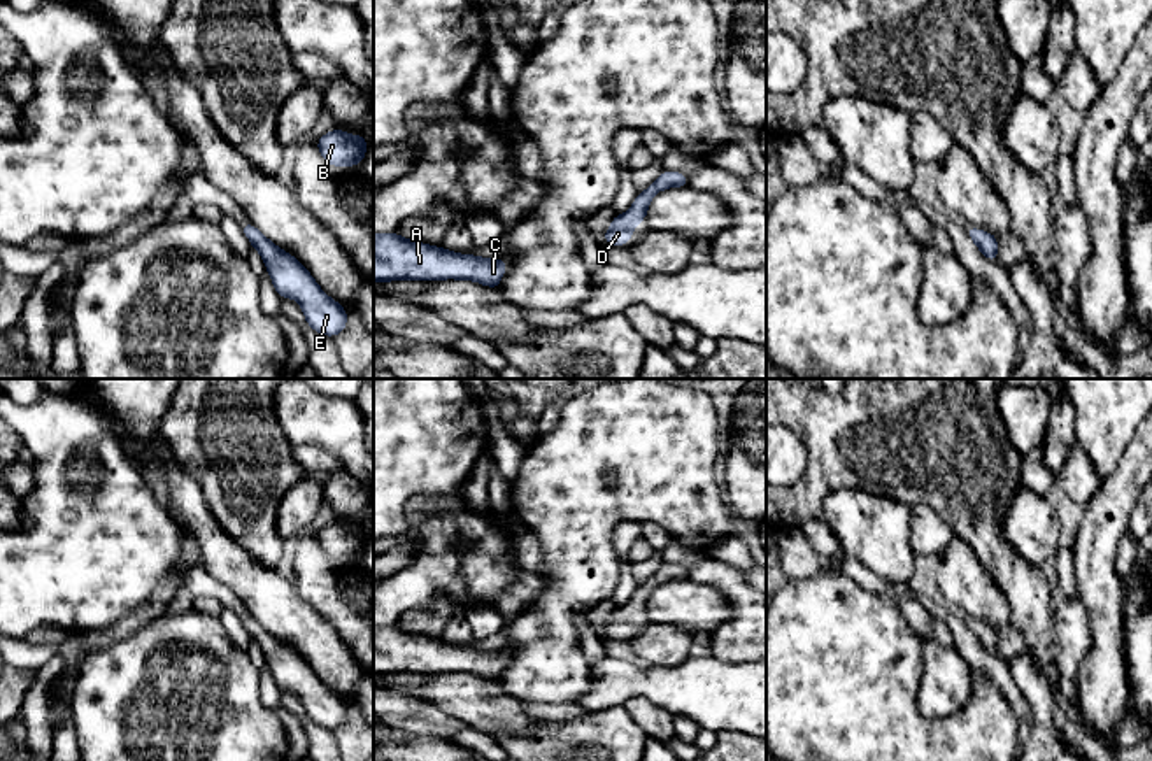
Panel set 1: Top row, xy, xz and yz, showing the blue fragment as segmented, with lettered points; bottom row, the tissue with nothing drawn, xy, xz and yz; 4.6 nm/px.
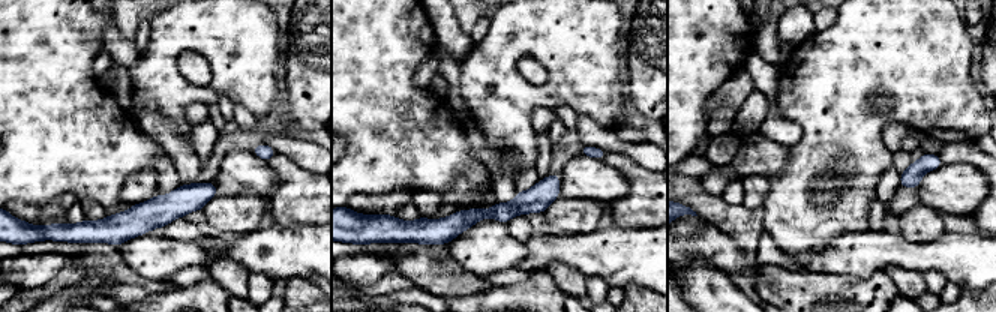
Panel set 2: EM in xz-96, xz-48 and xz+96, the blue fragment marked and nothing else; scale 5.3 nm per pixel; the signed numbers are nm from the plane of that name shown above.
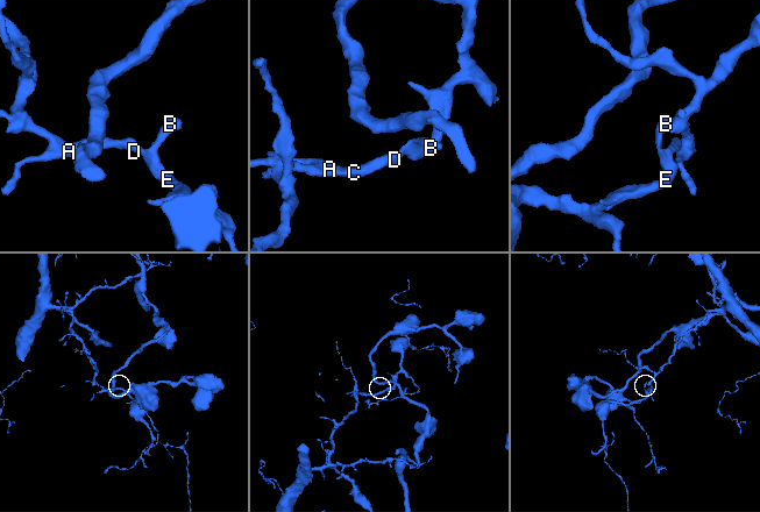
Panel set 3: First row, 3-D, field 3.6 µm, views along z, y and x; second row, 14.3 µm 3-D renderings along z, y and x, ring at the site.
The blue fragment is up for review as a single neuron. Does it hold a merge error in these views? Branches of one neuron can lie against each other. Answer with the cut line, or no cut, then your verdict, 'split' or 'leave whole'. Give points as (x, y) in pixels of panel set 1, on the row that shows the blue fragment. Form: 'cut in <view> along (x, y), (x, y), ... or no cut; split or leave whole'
no cut; leave whole

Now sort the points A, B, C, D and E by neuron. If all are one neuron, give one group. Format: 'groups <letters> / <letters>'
groups A B C D E

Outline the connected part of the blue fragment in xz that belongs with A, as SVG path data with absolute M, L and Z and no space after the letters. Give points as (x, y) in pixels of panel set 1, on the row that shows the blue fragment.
M373 233L373 281L473 281L498 289L507 261L459 254L444 247L403 238L395 233Z

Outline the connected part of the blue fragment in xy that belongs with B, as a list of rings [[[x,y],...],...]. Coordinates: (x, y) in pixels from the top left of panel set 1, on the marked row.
[[[331,130],[316,140],[323,160],[333,167],[347,168],[363,163],[366,154],[365,135],[351,135],[344,130]]]

